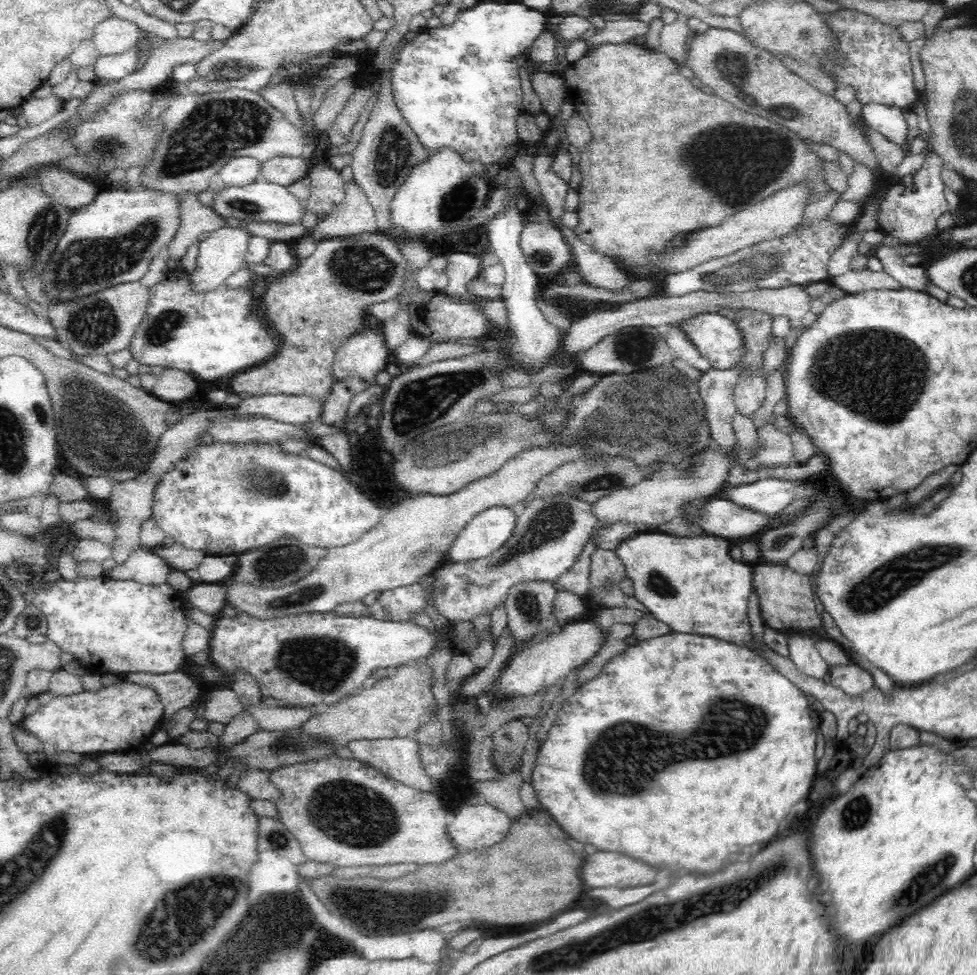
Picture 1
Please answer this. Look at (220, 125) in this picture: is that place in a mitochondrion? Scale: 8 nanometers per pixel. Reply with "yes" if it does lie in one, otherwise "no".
yes

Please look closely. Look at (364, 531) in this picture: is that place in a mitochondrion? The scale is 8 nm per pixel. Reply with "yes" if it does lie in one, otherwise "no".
no

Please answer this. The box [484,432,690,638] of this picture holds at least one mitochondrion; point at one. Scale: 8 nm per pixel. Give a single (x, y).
(555, 520)

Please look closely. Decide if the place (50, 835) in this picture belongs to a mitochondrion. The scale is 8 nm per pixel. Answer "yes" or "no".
yes

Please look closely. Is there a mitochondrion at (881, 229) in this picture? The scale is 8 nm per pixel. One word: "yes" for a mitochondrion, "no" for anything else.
no

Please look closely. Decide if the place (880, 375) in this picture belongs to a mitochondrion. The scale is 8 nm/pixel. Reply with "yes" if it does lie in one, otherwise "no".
yes

